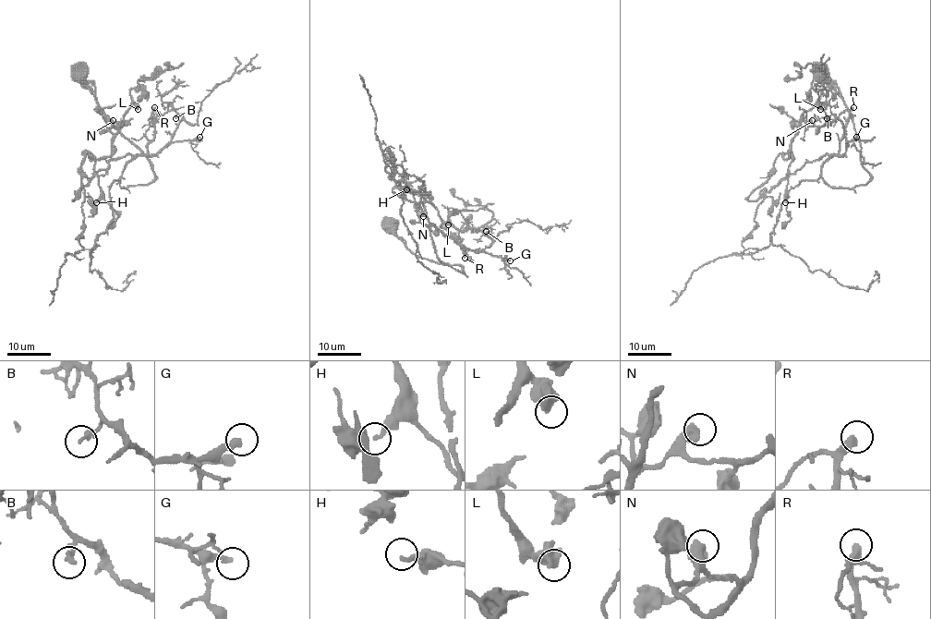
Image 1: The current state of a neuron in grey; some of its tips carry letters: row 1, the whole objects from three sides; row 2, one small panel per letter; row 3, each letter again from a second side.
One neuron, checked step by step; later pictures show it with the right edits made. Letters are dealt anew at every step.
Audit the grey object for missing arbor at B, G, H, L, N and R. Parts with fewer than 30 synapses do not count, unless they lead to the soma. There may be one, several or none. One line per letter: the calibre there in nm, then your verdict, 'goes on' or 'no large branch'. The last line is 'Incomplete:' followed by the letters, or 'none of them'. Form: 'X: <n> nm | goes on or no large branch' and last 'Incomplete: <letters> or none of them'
B: 170 nm | no large branch
G: 260 nm | goes on
H: 140 nm | no large branch
L: 500 nm | no large branch
N: 600 nm | no large branch
R: 360 nm | goes on
Incomplete: G, R

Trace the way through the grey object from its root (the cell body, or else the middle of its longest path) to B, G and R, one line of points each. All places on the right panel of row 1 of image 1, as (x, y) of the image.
B: (824, 72), (850, 113), (866, 184), (841, 188), (823, 178), (822, 165), (845, 151), (842, 124), (827, 118)
G: (824, 72), (850, 113), (861, 163), (870, 175), (866, 184), (832, 188), (822, 165), (841, 156), (856, 137)
R: (824, 72), (850, 113), (861, 163), (870, 175), (866, 184), (832, 188), (822, 165), (839, 152), (853, 107)

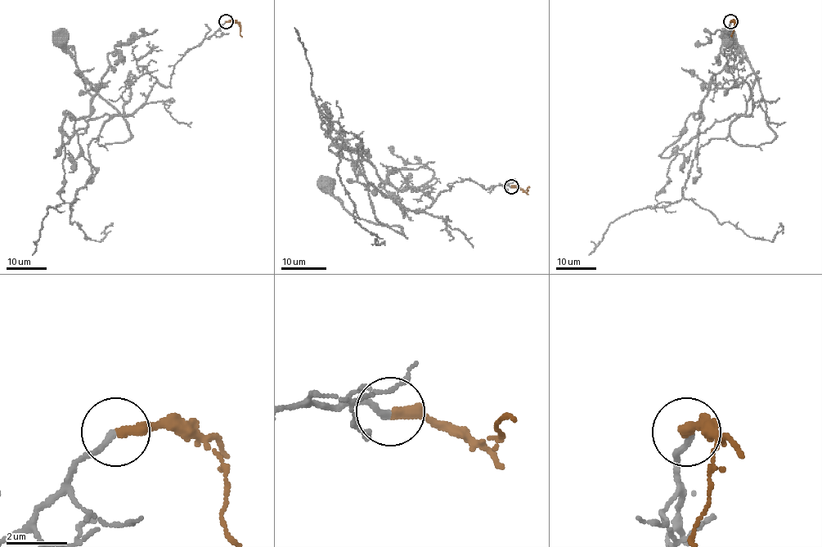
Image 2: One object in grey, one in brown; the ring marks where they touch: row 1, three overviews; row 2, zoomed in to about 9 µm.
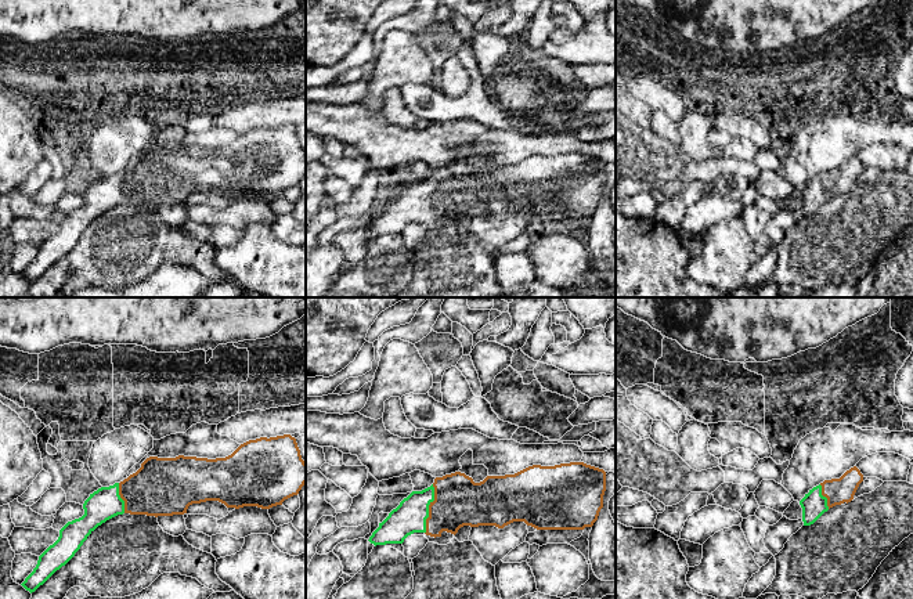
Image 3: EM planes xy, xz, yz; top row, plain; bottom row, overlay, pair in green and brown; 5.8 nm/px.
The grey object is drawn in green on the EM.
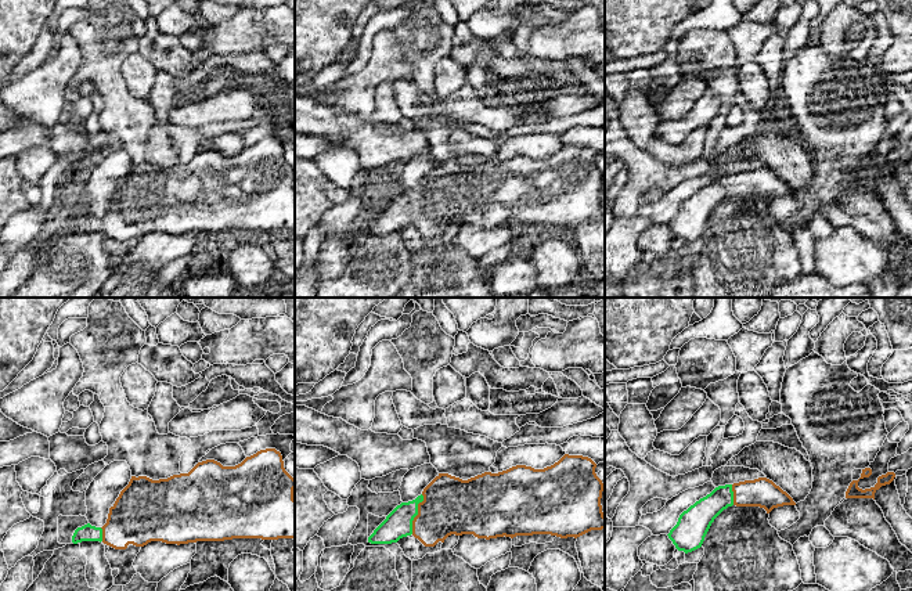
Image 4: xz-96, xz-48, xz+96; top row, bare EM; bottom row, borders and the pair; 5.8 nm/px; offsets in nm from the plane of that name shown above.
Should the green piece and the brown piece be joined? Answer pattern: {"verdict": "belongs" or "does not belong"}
{"verdict": "belongs"}

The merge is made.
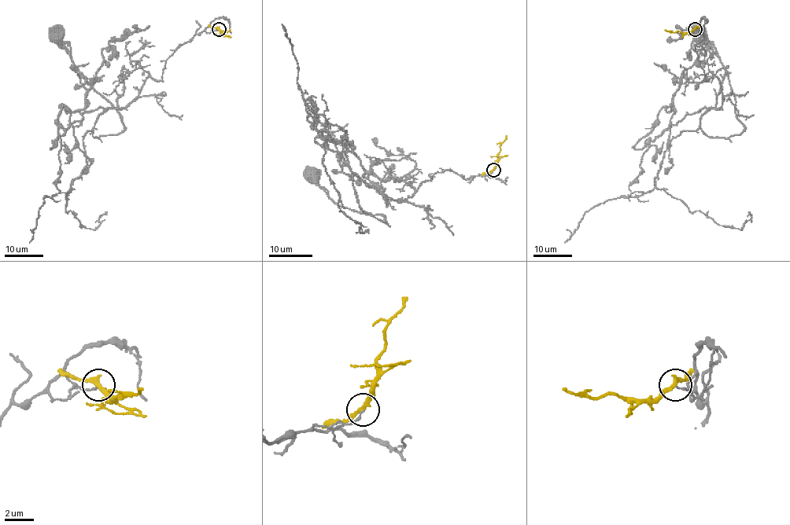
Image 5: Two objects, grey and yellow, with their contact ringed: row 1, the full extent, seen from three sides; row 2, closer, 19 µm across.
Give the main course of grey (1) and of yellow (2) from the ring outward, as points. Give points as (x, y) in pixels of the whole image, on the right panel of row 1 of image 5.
1: (695, 29), (704, 80), (715, 76), (721, 93), (701, 130), (740, 135), (727, 72), (703, 34)
2: (695, 28), (690, 32), (672, 32), (665, 29)

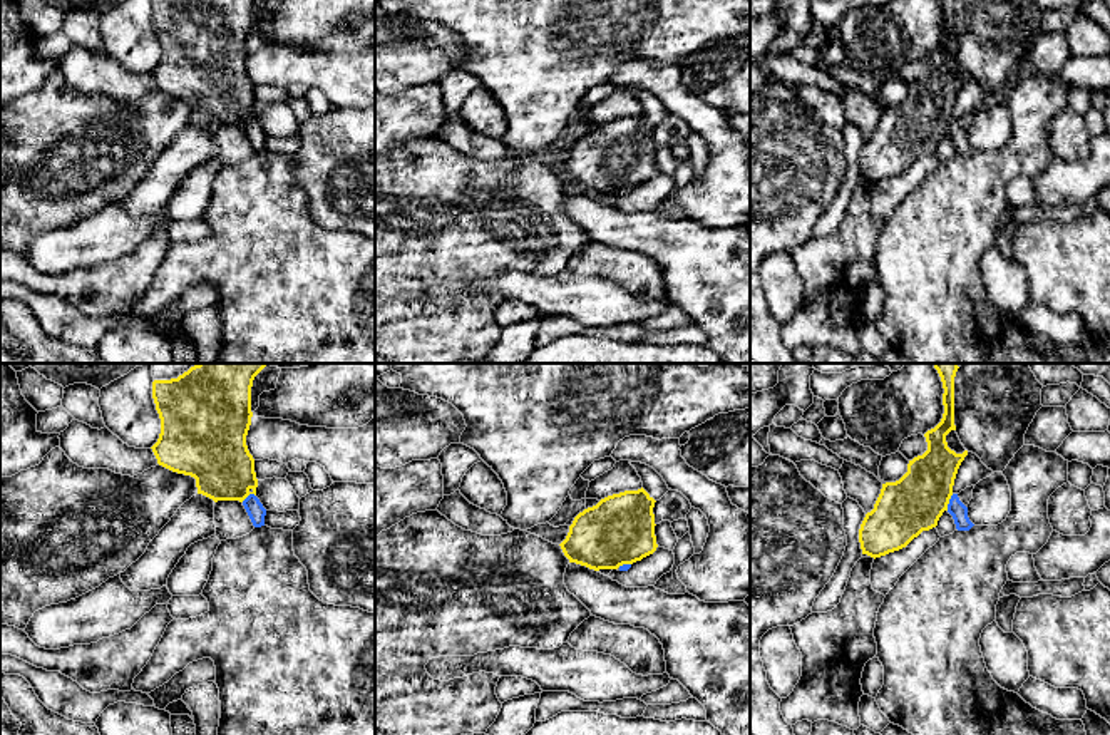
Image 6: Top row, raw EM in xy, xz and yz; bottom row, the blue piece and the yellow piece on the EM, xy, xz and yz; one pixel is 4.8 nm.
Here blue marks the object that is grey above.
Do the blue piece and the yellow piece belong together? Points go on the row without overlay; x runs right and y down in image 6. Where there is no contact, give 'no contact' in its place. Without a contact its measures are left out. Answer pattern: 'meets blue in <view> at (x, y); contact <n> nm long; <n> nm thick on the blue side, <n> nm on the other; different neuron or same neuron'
meets blue in yz at (950, 128); contact 90 nm long; 80 nm thick on the blue side, 280 nm on the other; different neuron

